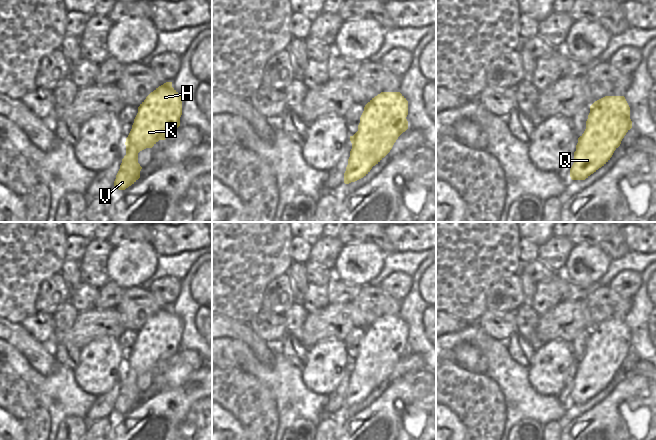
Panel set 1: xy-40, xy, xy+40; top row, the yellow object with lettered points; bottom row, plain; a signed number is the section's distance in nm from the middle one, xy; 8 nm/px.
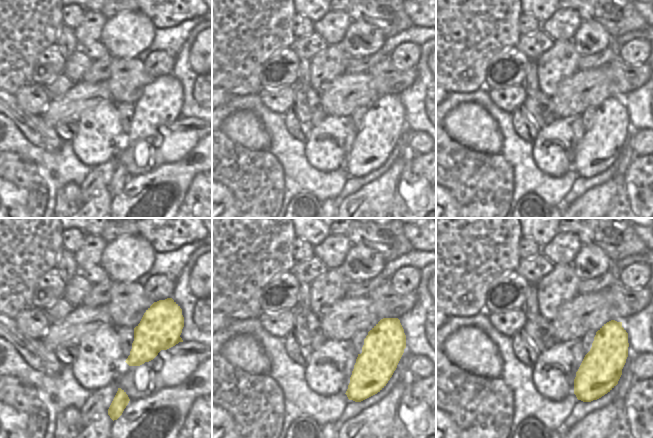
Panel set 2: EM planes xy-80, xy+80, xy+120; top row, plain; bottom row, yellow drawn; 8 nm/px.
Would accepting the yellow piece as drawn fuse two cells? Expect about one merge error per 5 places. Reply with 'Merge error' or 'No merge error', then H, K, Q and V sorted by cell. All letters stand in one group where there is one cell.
No merge error. Groups: H K Q V

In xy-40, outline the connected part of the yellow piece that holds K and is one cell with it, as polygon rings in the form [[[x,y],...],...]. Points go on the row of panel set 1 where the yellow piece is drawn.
[[[172,82],[164,83],[146,97],[138,107],[132,129],[126,138],[126,155],[114,181],[116,188],[125,190],[140,178],[142,167],[138,163],[138,153],[146,148],[152,148],[159,140],[168,138],[180,126],[181,115],[182,97],[172,87]]]

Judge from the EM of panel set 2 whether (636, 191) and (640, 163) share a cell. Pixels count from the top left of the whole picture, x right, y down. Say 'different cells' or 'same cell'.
same cell

